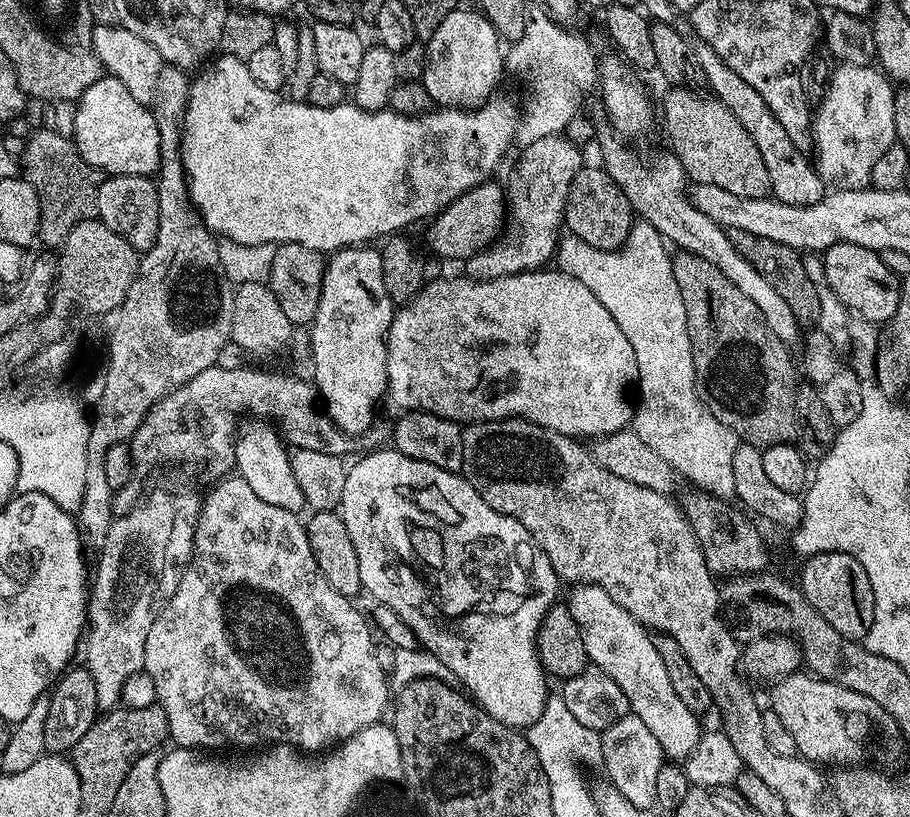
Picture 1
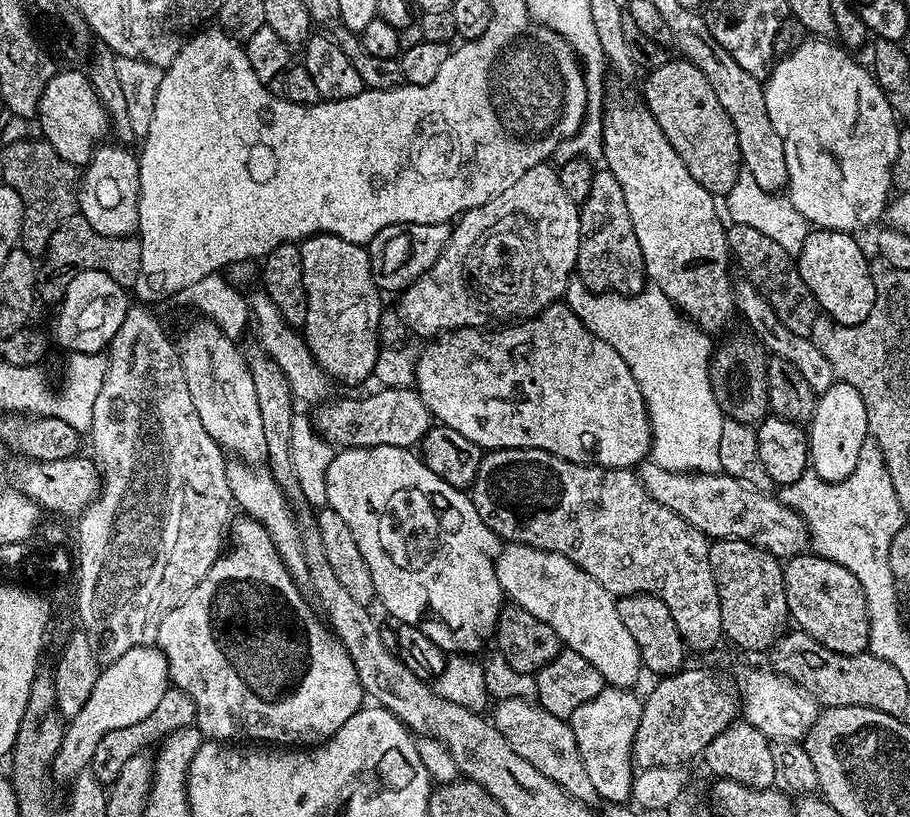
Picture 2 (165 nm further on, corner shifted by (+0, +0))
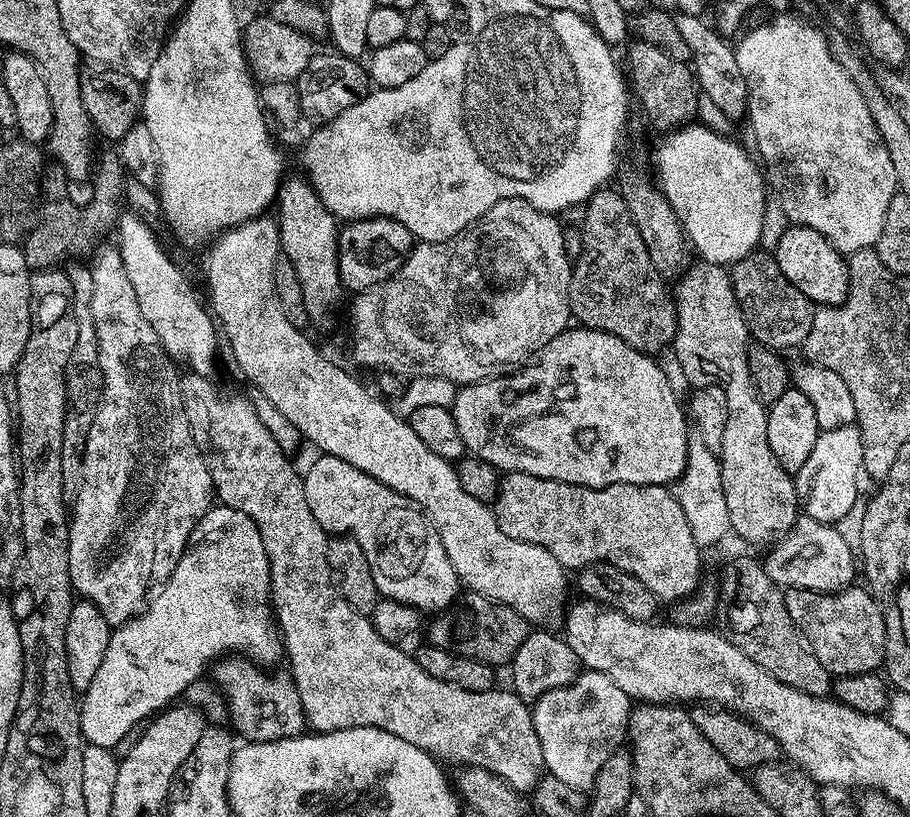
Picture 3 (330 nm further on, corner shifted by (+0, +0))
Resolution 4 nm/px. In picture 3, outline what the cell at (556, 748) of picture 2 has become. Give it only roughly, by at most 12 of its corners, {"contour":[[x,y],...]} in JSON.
{"contour":[[185,371],[223,507],[258,526],[313,733],[406,738],[517,792],[546,769],[511,690],[430,678],[340,597],[329,533],[247,395]]}

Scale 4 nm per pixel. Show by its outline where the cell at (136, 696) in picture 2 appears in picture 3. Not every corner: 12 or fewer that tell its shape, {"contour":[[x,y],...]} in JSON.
{"contour":[[209,508],[119,625],[80,735],[115,749],[217,658],[282,656],[270,562]]}

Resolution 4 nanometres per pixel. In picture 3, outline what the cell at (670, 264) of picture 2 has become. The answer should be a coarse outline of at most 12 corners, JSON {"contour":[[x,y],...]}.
{"contour":[[727,267],[675,281],[674,358],[726,394],[718,445],[730,526],[771,546],[798,519]]}

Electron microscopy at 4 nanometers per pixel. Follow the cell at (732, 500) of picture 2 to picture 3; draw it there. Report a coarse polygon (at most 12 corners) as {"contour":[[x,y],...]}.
{"contour":[[801,515],[767,549],[782,590],[841,592],[858,556],[839,527]]}

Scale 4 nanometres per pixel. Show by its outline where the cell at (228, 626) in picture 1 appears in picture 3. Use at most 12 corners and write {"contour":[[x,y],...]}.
{"contour":[[224,658],[214,683],[237,737],[257,744],[305,731],[291,675]]}

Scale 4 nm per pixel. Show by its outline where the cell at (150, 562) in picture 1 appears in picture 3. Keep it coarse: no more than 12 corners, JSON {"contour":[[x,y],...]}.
{"contour":[[98,249],[73,593],[144,611],[213,507],[181,373]]}

